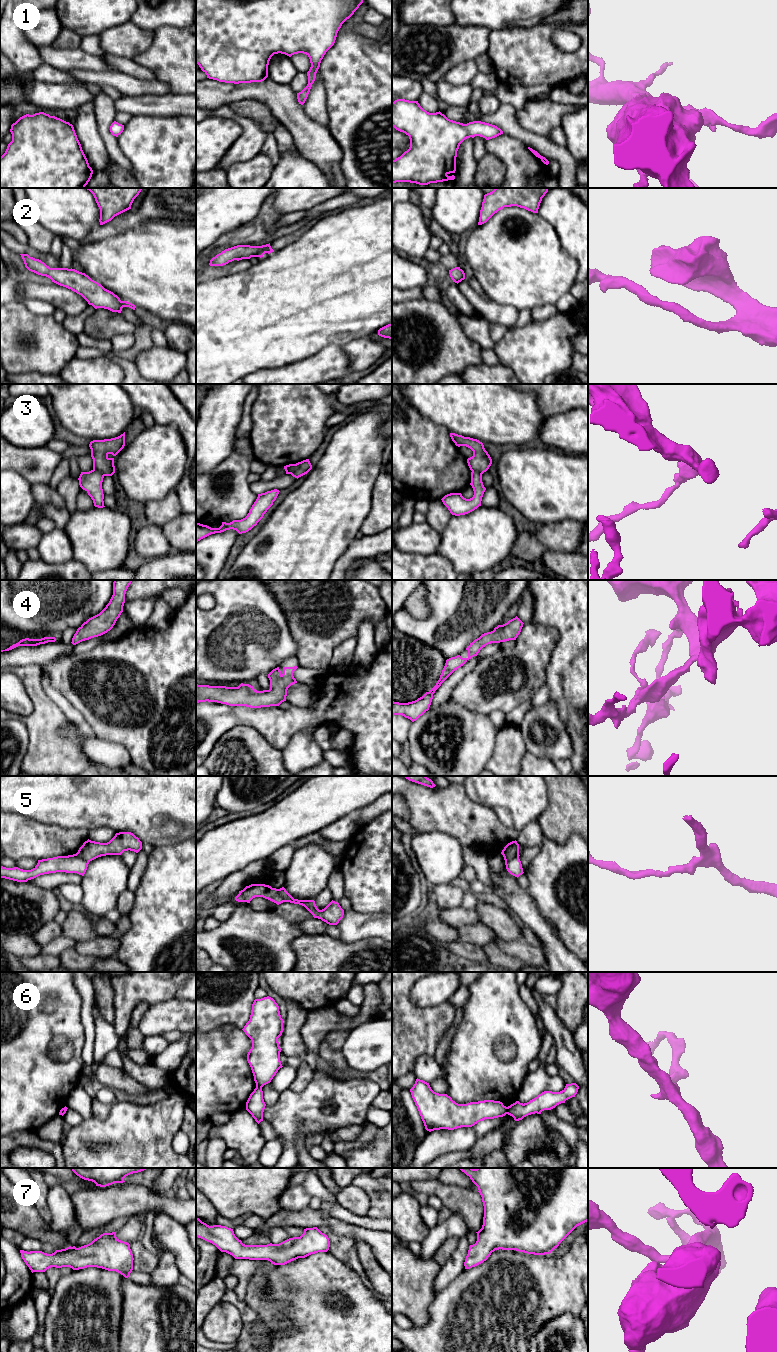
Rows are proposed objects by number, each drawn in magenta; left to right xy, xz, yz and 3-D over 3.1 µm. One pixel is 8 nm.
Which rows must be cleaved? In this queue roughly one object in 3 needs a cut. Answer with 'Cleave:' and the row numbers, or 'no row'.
Cleave: 3, 5, 6

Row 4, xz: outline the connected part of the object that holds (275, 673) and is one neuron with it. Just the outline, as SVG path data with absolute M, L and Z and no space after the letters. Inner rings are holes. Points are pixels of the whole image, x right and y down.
M279 667L273 669L268 674L270 689L263 691L257 691L253 686L243 683L238 687L196 684L196 703L208 701L250 708L279 706L286 701L288 688L297 683L293 676L297 668L283 667L282 672Z

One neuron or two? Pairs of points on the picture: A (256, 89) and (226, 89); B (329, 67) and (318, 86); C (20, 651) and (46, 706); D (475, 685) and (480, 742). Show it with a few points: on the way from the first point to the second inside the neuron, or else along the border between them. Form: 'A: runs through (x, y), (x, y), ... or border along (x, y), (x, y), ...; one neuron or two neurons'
A: runs through (249, 90), (233, 90); one neuron
B: border along (319, 67), (326, 102); two neurons
C: border along (39, 664), (10, 666); two neurons
D: border along (457, 703), (488, 717); two neurons

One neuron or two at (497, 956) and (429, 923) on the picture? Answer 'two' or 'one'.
one

